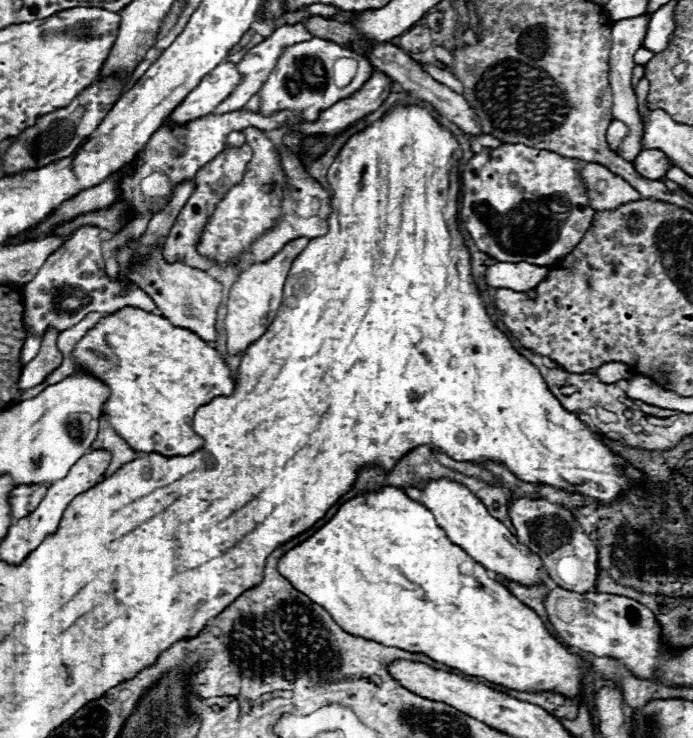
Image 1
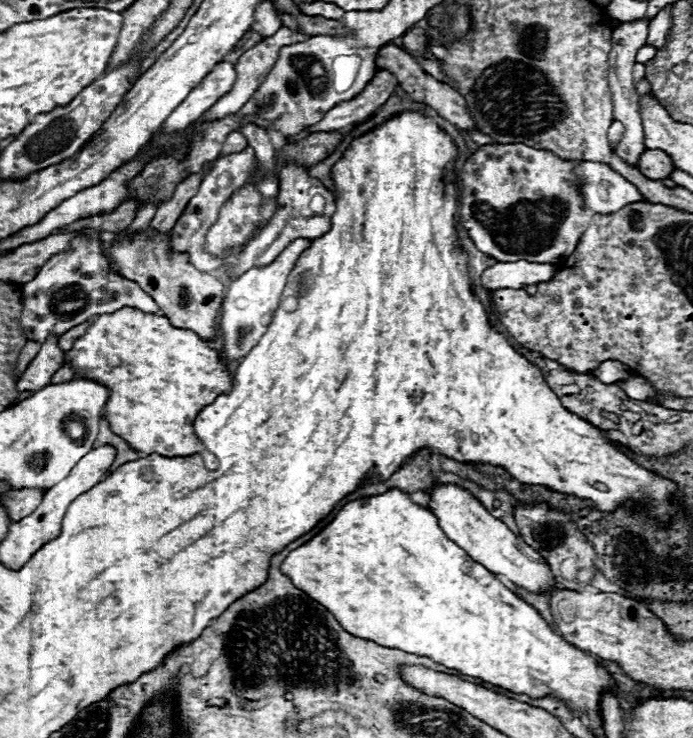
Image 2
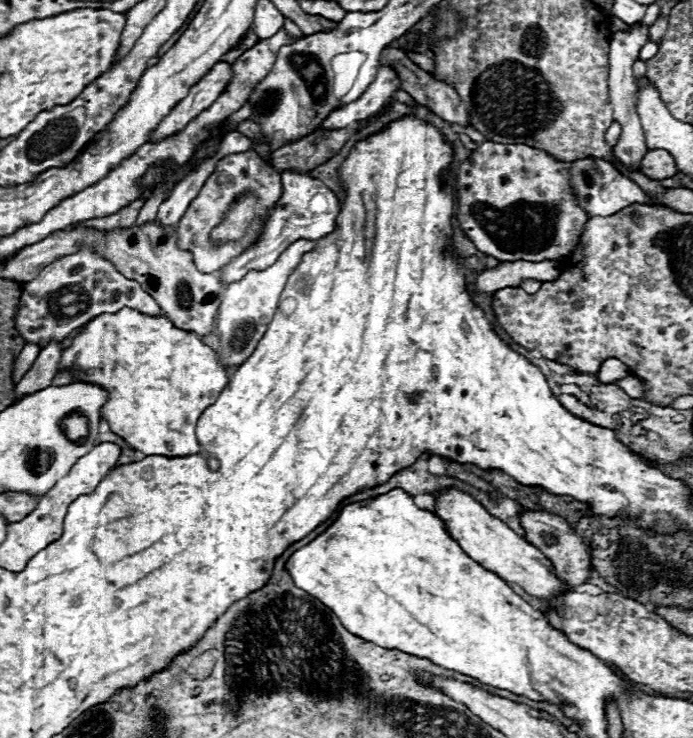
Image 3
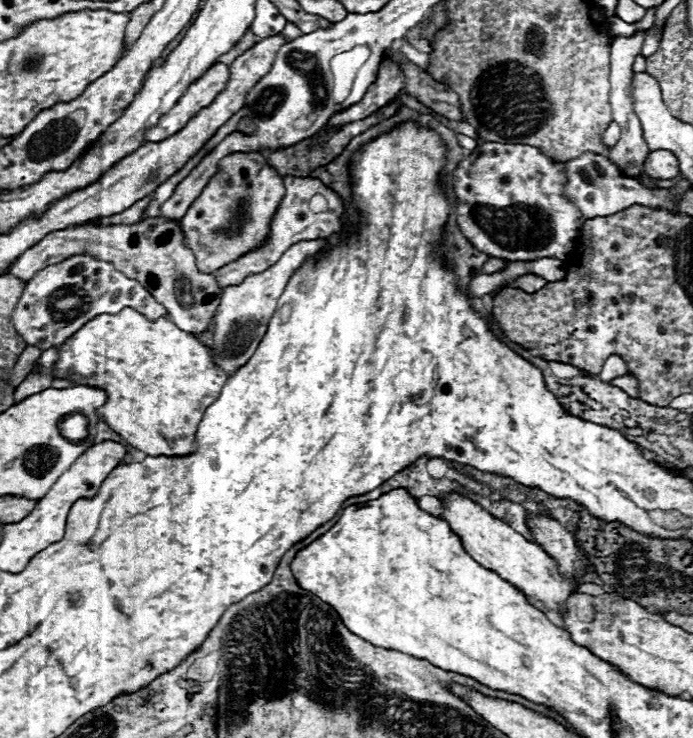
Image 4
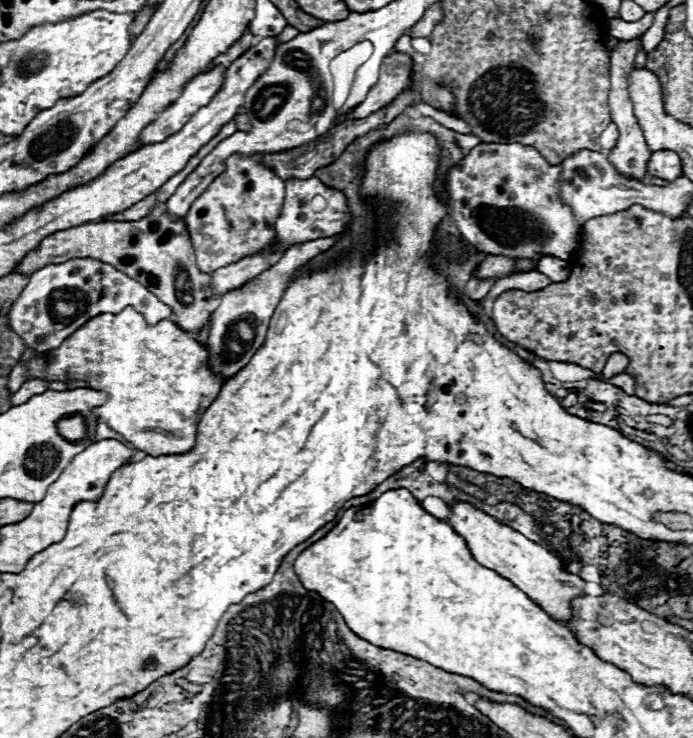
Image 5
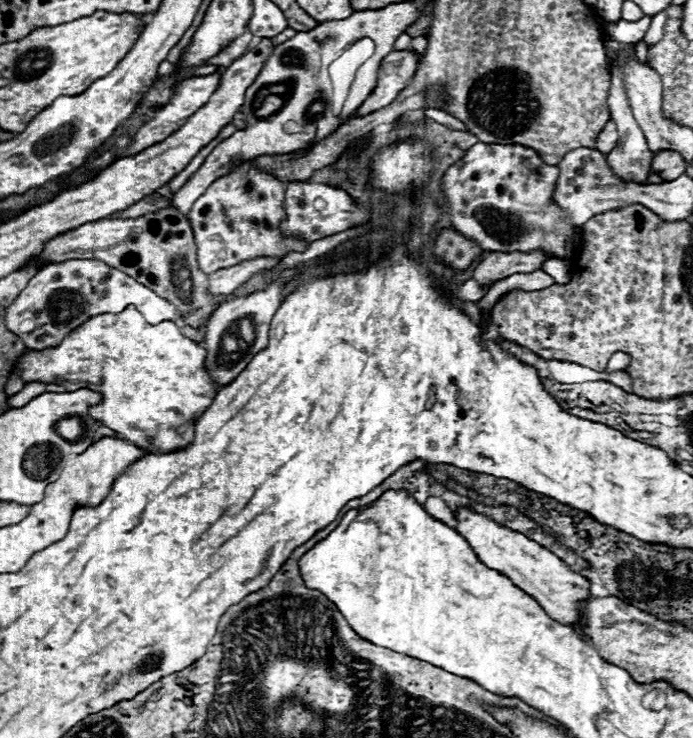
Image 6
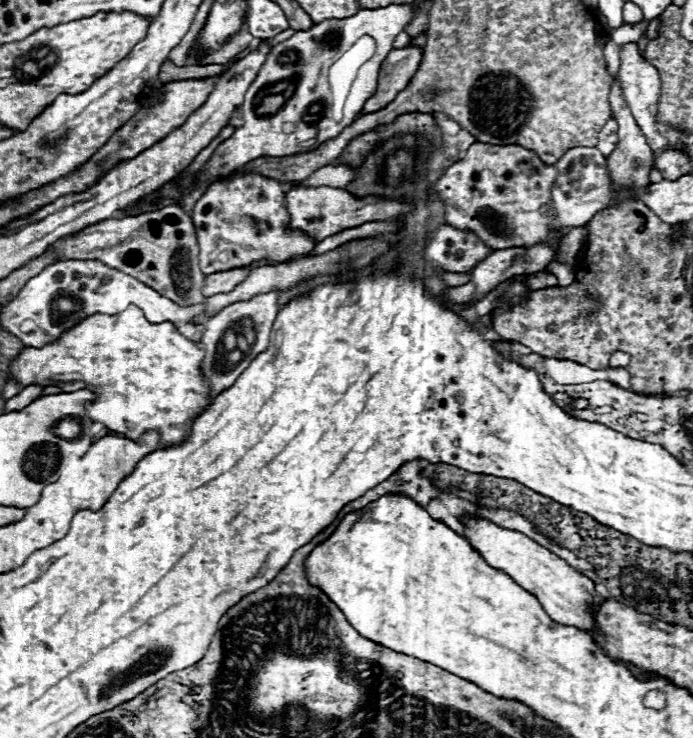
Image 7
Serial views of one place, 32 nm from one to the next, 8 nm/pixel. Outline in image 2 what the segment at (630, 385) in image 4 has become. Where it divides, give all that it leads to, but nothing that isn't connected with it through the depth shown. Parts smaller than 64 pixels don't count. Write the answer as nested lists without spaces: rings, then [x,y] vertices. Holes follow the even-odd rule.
[[[630,376],[626,380],[618,382],[622,386],[622,390],[634,398],[634,400],[648,400],[652,396],[652,388],[650,384],[646,384],[646,380],[642,380],[640,376]]]

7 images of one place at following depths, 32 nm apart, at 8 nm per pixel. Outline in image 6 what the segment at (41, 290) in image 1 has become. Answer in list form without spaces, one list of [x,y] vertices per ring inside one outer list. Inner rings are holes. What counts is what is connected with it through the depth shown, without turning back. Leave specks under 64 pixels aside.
[[[66,260],[44,266],[28,282],[18,298],[6,308],[4,324],[26,344],[26,348],[42,350],[58,344],[62,336],[66,336],[66,332],[72,332],[90,316],[118,314],[130,304],[134,304],[150,324],[160,324],[164,320],[172,320],[178,324],[178,320],[182,320],[182,312],[176,310],[176,306],[172,306],[168,300],[160,298],[156,292],[136,282],[128,274],[110,268],[100,260]]]

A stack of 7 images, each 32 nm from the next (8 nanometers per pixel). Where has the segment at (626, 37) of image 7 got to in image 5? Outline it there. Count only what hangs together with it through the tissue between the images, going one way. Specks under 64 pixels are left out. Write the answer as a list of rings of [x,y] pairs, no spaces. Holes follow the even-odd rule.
[[[646,14],[644,18],[640,18],[638,22],[626,22],[626,20],[622,20],[622,18],[618,18],[618,20],[610,20],[608,22],[608,34],[612,36],[612,38],[616,38],[616,40],[636,40],[636,38],[640,38],[648,28],[650,28],[650,24],[652,24],[652,14]]]

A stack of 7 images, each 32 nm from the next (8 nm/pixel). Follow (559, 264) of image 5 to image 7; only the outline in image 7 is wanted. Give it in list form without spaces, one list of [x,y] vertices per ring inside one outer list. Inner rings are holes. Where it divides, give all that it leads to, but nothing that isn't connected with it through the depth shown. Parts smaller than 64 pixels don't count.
[[[550,262],[548,268],[550,268],[552,274],[558,278],[558,286],[570,286],[570,284],[574,282],[574,268],[572,268],[572,266]]]

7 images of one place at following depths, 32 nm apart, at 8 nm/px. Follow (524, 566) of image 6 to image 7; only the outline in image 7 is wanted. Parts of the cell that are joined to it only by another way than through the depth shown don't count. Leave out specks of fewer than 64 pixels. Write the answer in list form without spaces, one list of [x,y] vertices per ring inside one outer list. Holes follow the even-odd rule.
[[[482,518],[466,520],[464,528],[470,538],[470,544],[474,544],[478,552],[482,552],[482,558],[488,564],[494,564],[494,568],[502,568],[504,572],[510,572],[510,576],[514,576],[514,580],[518,580],[522,588],[526,588],[528,592],[534,592],[534,596],[538,596],[542,608],[546,608],[548,616],[554,622],[576,626],[580,630],[596,628],[590,608],[594,602],[600,602],[606,598],[596,592],[596,584],[588,576],[580,574],[578,570],[568,566],[562,558],[558,558],[556,554],[542,548],[540,544],[536,544],[534,540],[530,540],[528,536],[520,532],[498,528],[494,522],[488,522]]]

